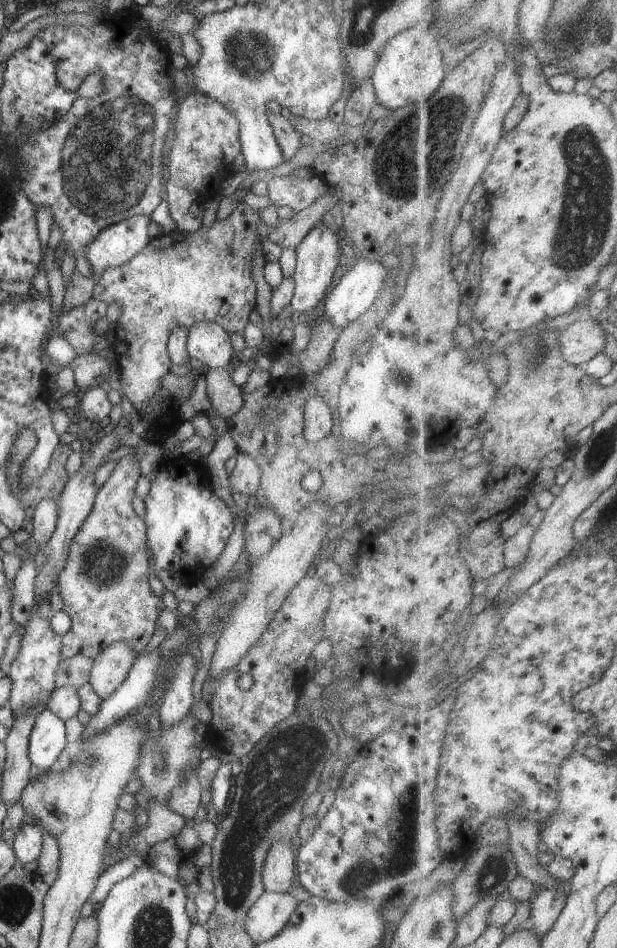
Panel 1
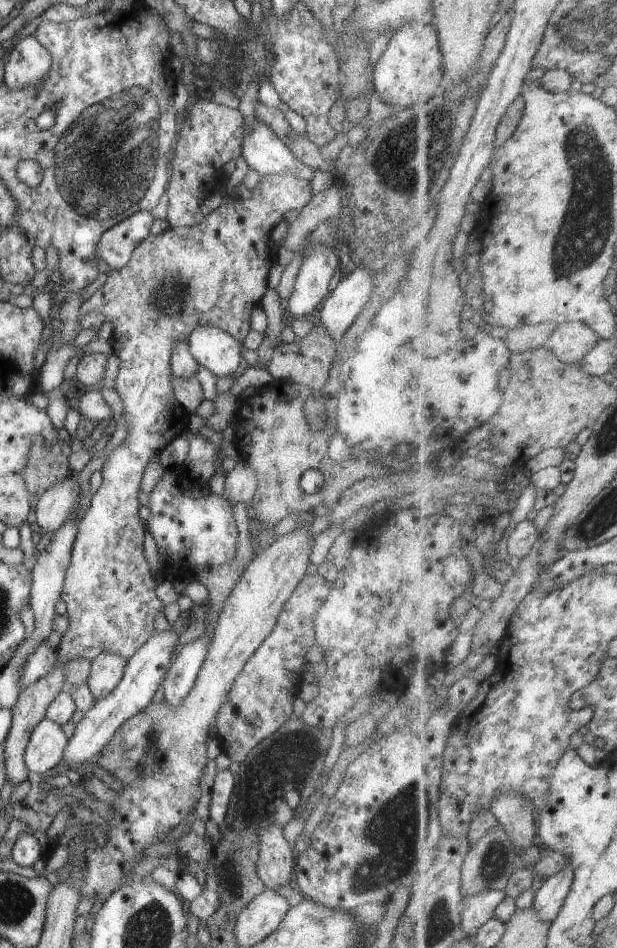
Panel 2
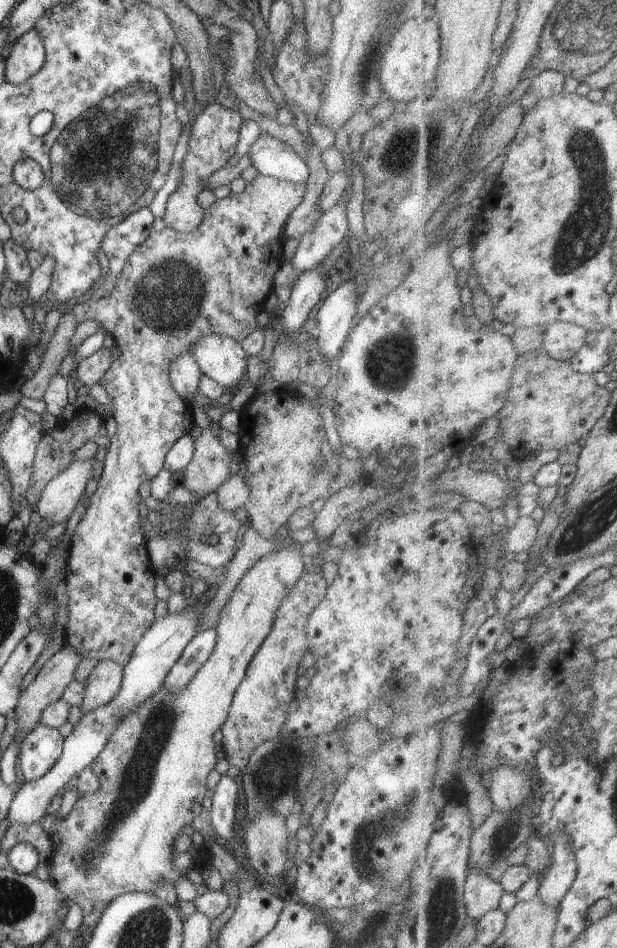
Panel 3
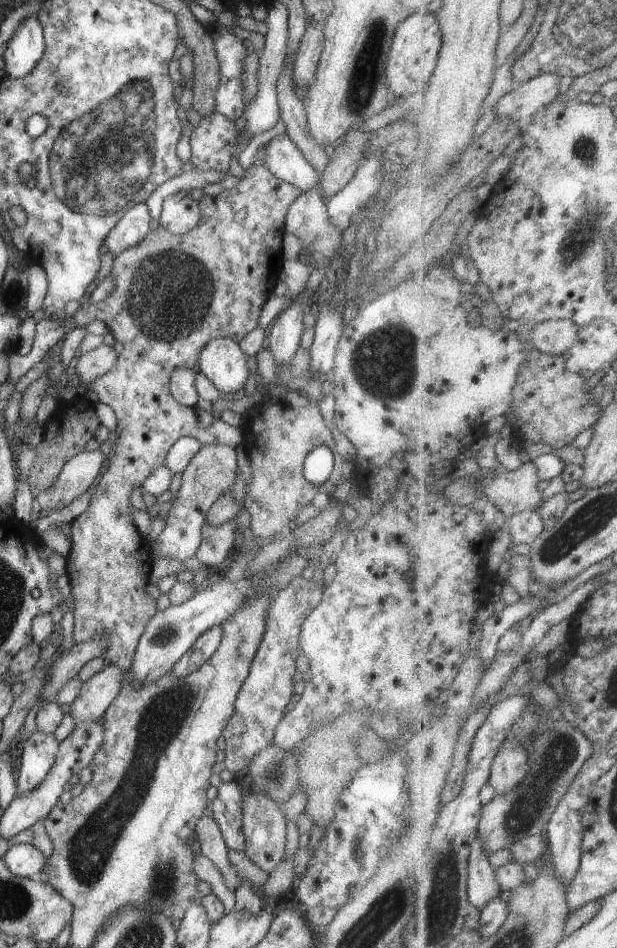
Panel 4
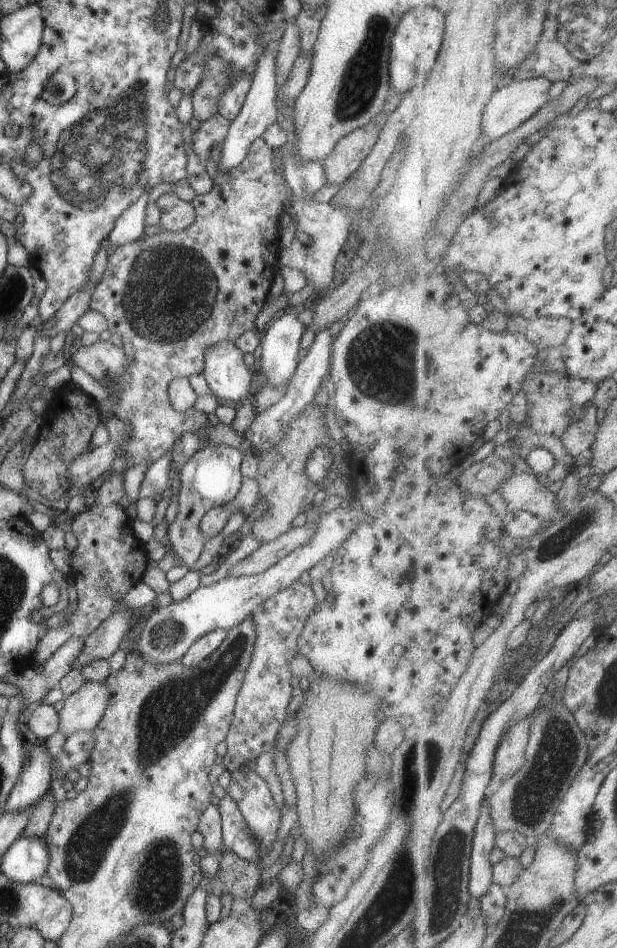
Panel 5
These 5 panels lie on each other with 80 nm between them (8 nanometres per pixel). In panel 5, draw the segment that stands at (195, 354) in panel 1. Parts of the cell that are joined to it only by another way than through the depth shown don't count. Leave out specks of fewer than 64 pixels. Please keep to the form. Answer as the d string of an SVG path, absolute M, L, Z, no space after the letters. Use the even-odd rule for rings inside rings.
M220 341L207 348L202 376L212 395L229 405L239 405L250 389L251 373L234 343Z

